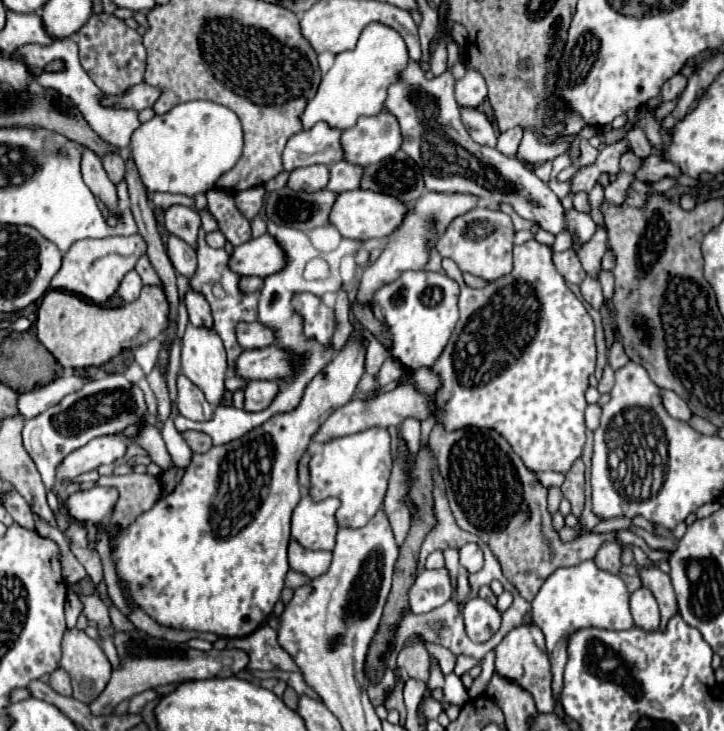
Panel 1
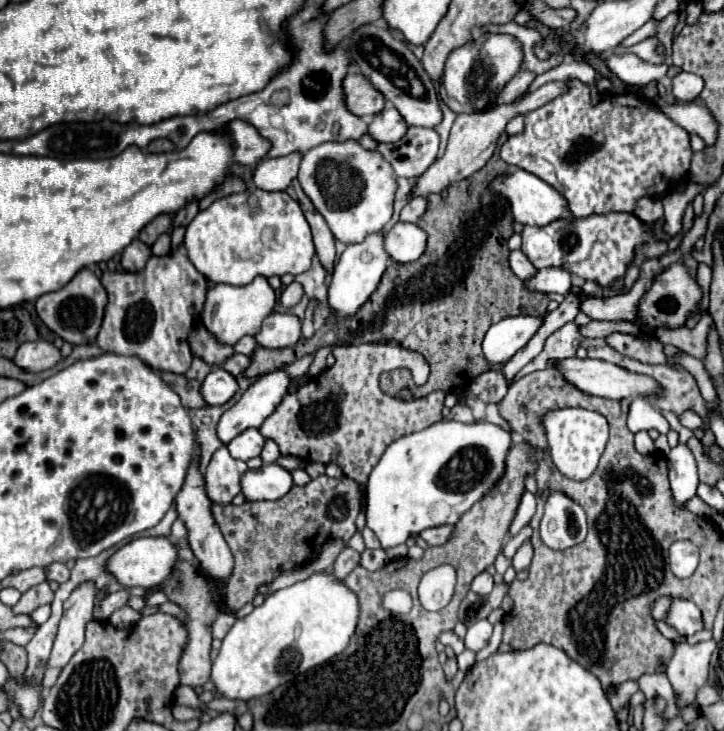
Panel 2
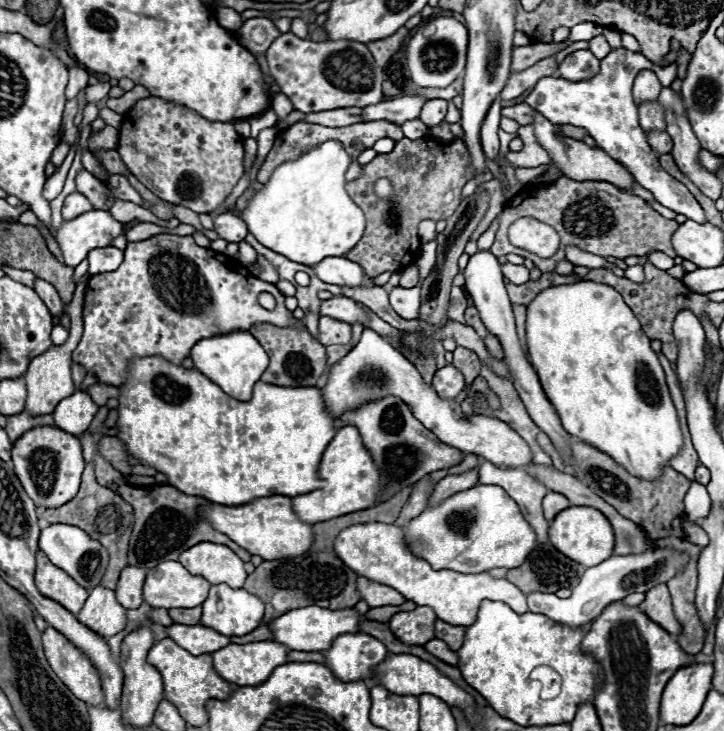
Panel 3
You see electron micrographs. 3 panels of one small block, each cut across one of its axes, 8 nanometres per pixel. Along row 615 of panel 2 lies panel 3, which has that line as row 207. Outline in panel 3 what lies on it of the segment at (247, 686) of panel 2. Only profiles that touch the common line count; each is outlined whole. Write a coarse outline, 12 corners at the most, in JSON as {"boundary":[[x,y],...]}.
{"boundary":[[336,140],[280,164],[240,212],[306,266],[346,256],[366,226]]}

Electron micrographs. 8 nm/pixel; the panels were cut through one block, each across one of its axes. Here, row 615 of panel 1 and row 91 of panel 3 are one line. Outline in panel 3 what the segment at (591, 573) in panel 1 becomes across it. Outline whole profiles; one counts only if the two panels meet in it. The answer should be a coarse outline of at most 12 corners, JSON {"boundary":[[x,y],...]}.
{"boundary":[[618,48],[594,78],[544,76],[526,102],[552,124],[584,128],[662,206],[702,224],[704,210],[660,168],[632,82],[660,68]]}

